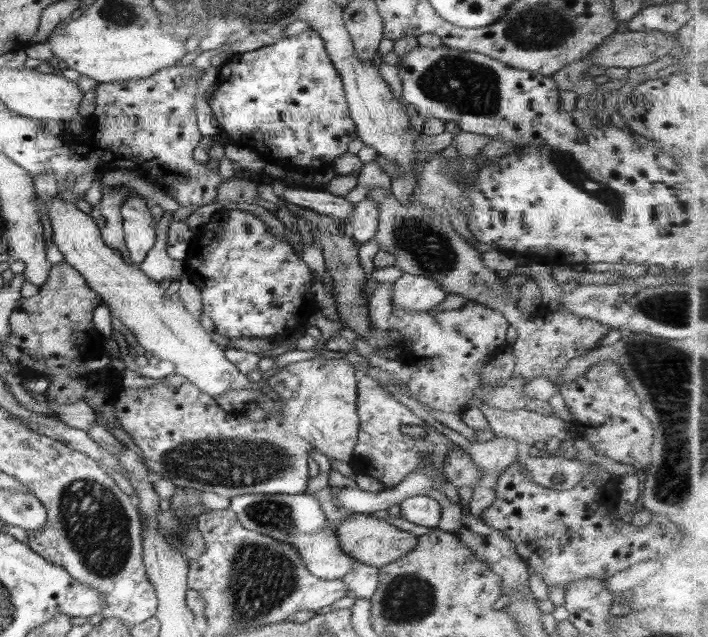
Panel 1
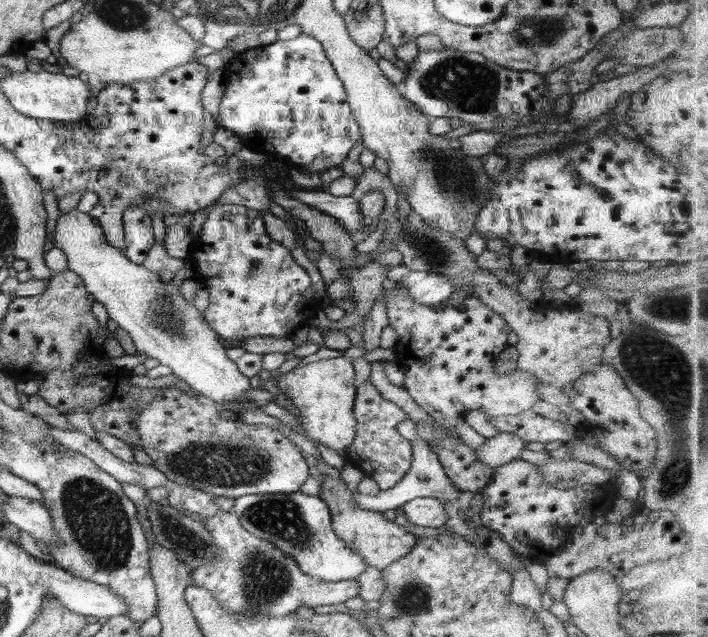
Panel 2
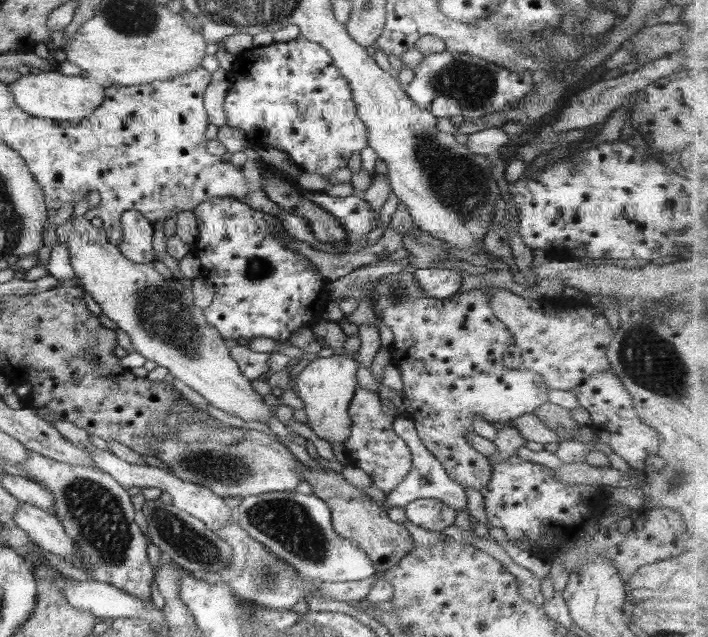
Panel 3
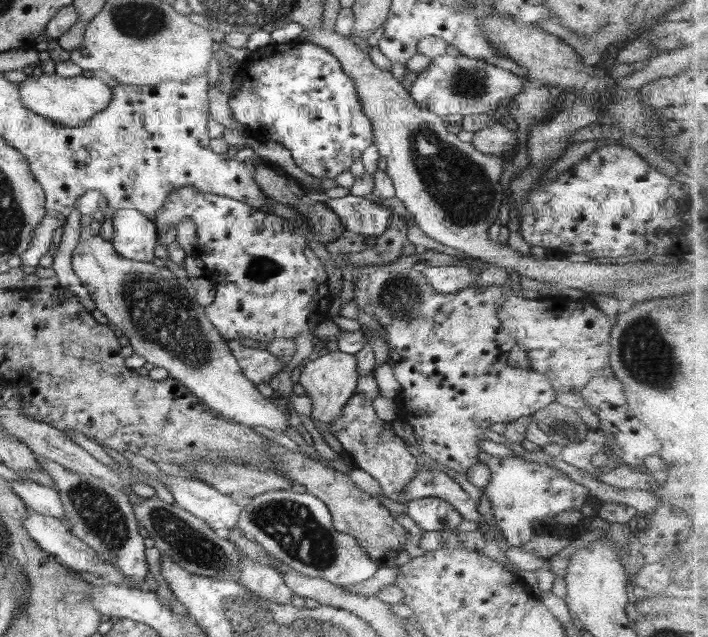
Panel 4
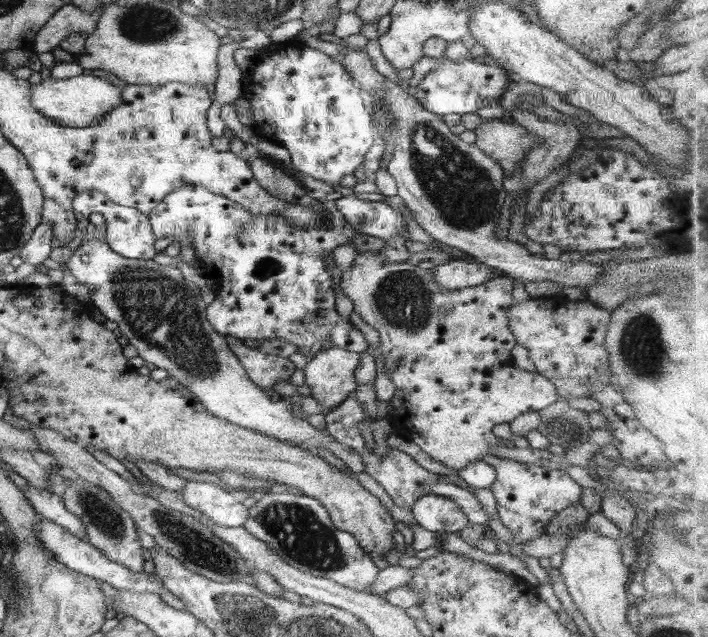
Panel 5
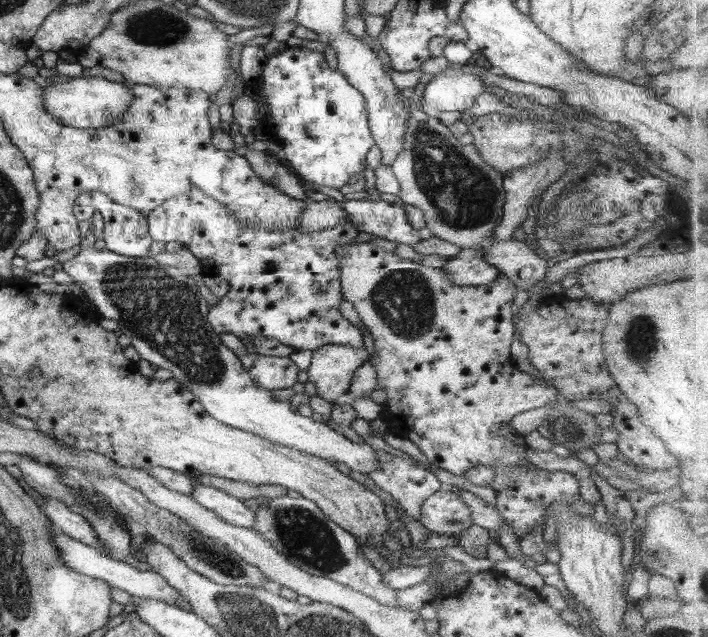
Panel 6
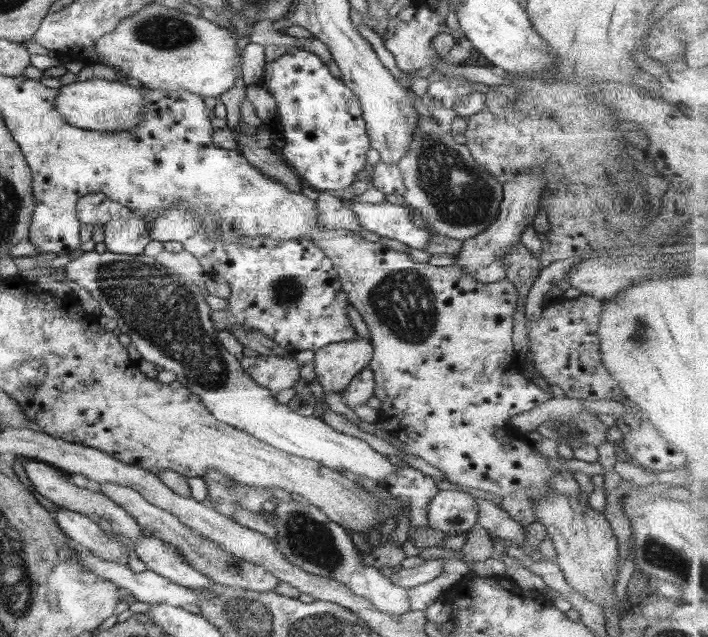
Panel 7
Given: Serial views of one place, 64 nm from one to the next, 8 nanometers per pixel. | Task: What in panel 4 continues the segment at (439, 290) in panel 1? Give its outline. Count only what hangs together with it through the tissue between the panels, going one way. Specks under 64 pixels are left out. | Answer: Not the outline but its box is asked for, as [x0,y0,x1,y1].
[423,266,481,294]

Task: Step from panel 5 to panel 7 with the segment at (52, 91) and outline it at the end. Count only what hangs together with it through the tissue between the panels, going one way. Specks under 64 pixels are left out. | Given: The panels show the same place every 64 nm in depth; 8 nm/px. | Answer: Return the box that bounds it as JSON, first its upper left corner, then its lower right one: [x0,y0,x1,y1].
[55,79,145,132]

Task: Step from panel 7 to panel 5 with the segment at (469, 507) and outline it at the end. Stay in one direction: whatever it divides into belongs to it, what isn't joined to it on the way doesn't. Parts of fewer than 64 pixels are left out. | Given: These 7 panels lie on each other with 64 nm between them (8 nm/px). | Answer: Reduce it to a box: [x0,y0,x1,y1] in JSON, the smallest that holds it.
[411,494,471,532]

